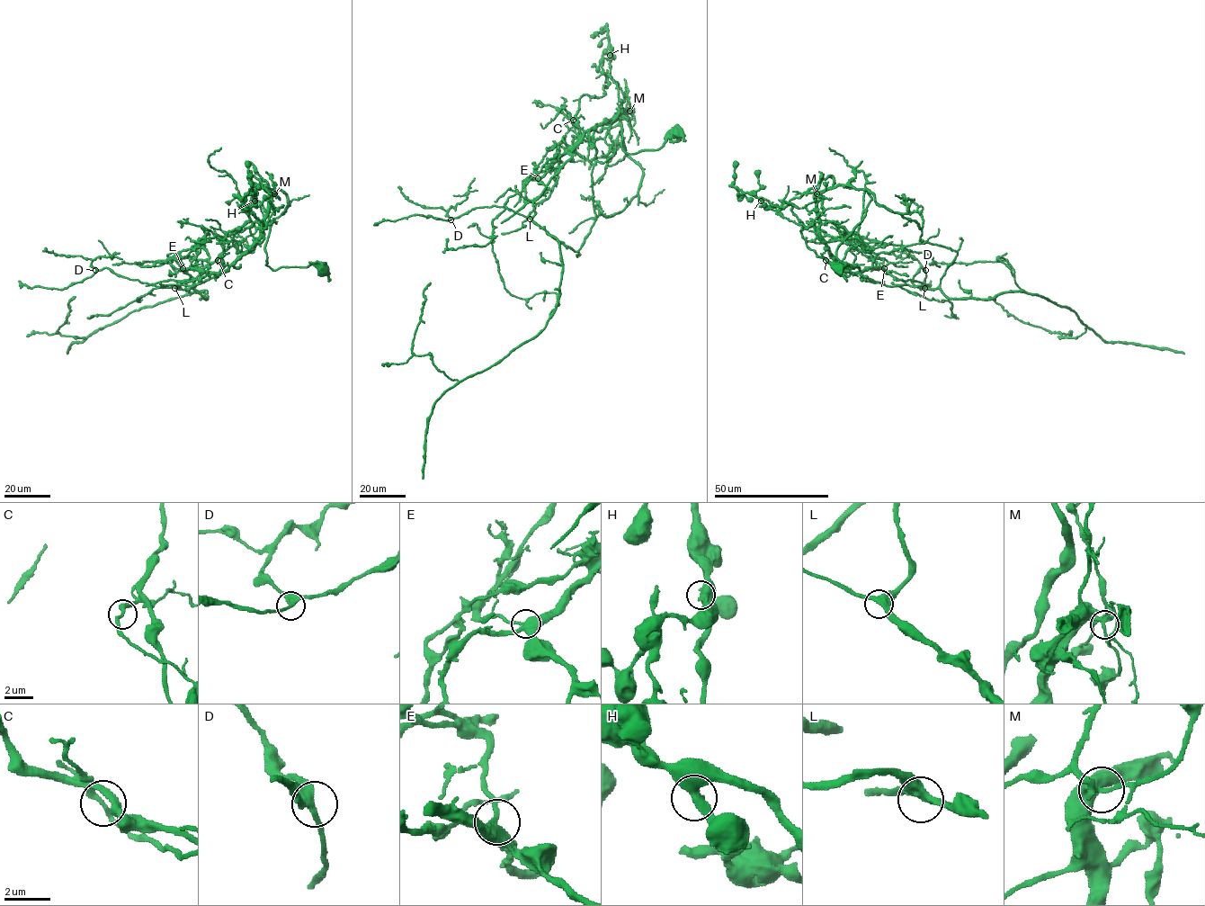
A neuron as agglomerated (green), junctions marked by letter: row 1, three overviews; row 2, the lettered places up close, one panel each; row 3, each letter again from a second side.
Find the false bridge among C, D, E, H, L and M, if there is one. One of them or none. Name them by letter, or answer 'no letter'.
C

